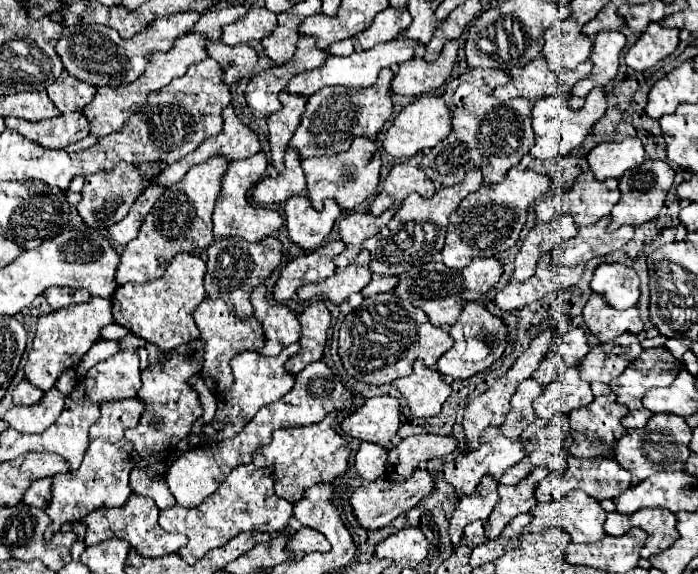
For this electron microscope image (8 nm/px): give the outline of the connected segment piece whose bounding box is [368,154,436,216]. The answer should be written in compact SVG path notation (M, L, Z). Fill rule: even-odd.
M416 154L414 158L400 162L390 170L388 178L382 184L382 192L368 208L370 214L380 216L390 206L400 206L402 200L412 192L418 192L424 198L434 196L436 186L428 182L424 170L420 168L420 160L422 160L422 154Z

